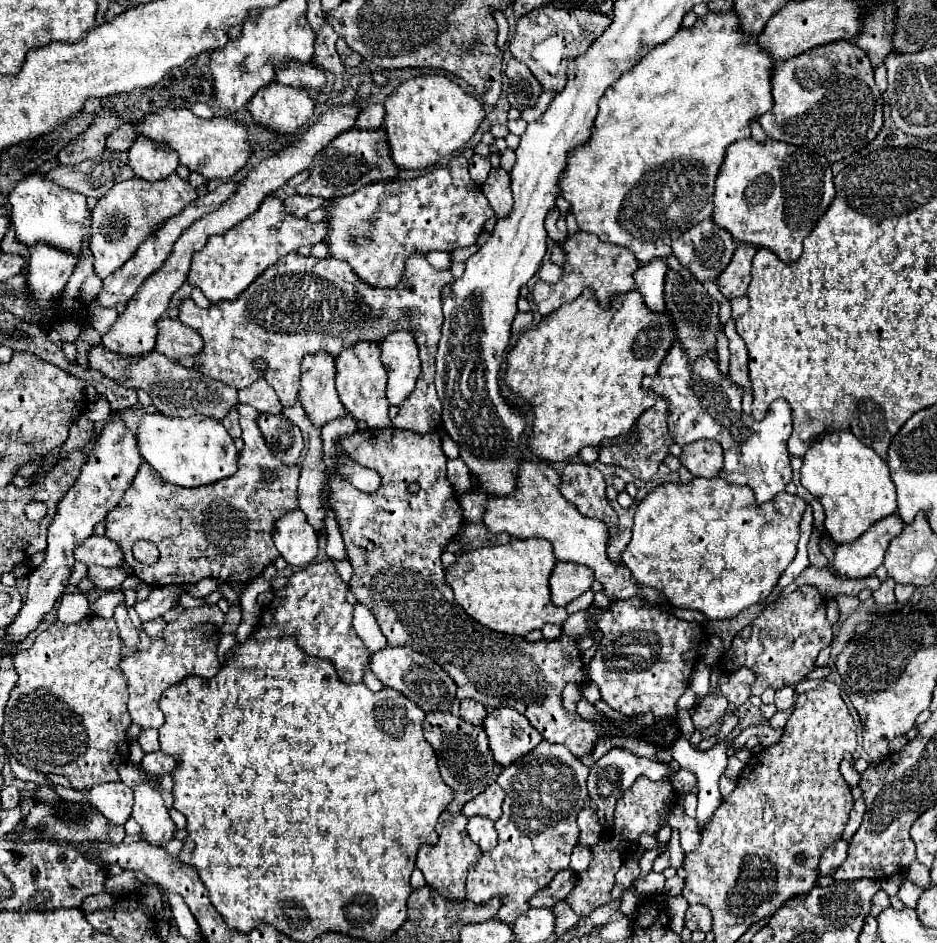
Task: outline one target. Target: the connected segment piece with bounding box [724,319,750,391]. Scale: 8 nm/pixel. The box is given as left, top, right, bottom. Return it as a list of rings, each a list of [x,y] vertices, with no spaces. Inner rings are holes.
[[[732,319],[724,325],[724,333],[726,333],[728,341],[730,341],[730,377],[744,391],[750,391],[750,381],[748,381],[748,351],[746,351],[744,341],[736,333]]]

